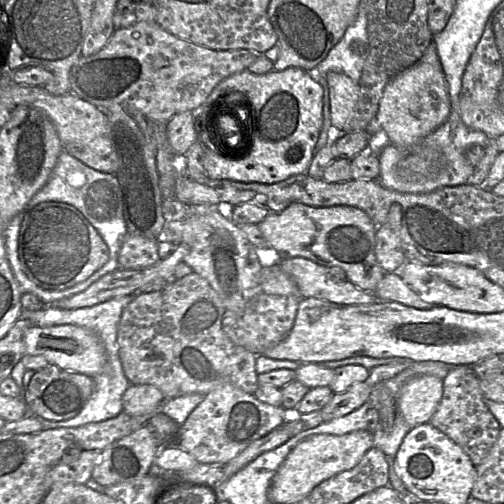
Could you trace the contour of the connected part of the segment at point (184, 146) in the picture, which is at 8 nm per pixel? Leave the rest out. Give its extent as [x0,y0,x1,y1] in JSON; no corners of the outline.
[166,111,198,157]

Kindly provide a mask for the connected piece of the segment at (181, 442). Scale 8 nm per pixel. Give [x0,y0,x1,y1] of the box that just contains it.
[177,385,289,465]

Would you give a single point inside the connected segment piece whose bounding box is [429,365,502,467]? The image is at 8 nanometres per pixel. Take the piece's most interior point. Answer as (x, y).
(462, 415)

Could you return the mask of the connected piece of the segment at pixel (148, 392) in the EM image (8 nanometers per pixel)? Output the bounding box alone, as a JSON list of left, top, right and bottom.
[122,385,164,415]

